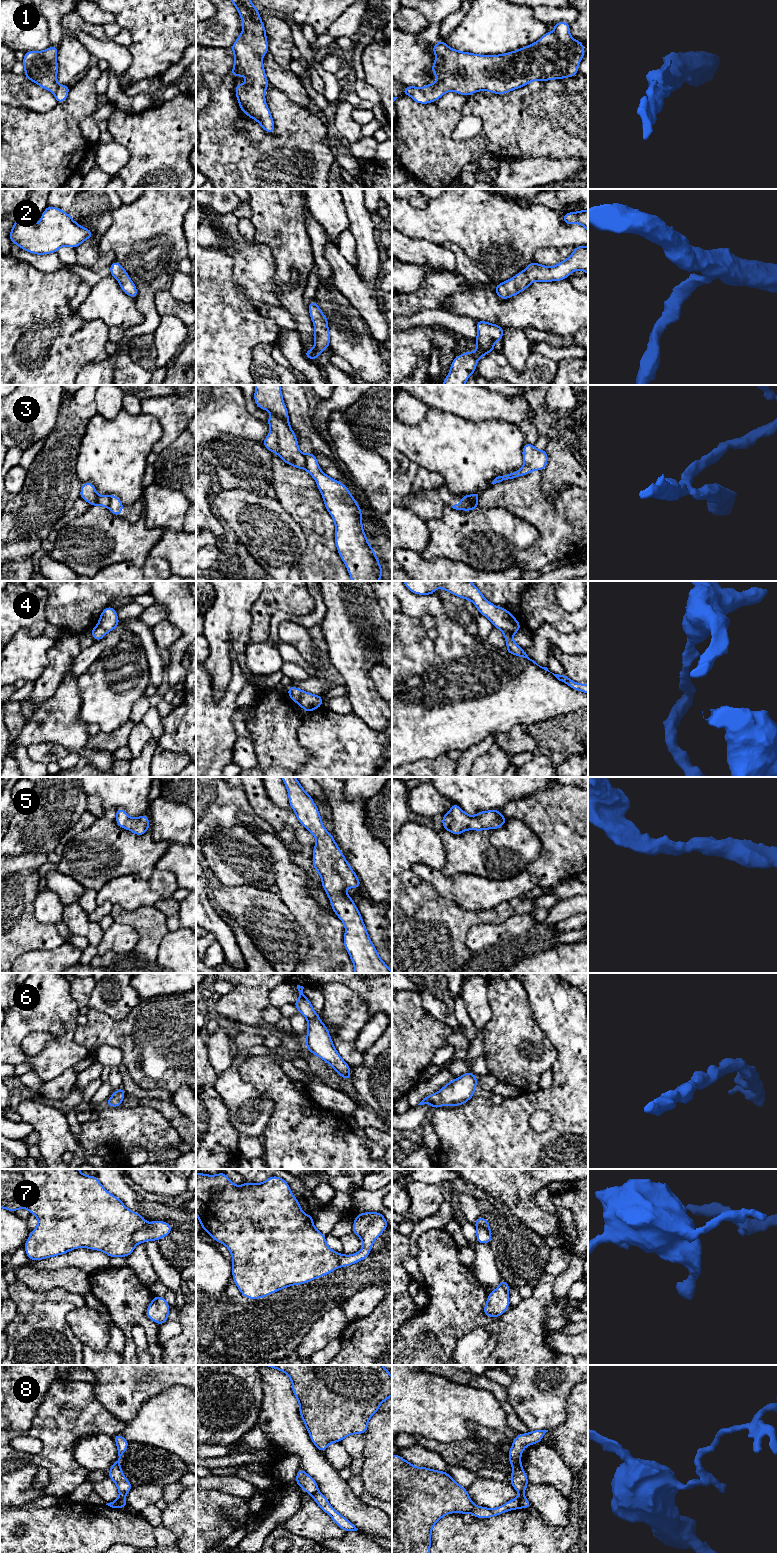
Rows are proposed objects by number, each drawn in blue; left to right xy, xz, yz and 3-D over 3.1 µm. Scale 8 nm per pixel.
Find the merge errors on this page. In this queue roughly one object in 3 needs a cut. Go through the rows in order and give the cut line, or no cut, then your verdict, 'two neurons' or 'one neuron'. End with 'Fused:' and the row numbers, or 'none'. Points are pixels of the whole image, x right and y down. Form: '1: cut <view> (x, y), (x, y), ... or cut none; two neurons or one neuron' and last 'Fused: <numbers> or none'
1: cut none; one neuron
2: cut none; one neuron
3: cut xz (302, 454), (305, 460), (305, 468); two neurons
4: cut xz (302, 690), (297, 702); two neurons
5: cut none; one neuron
6: cut none; one neuron
7: cut xy (146, 1223), (133, 1234), (133, 1241), (136, 1244); two neurons
8: cut yz (518, 1497), (521, 1507); two neurons
Fused: 3, 4, 7, 8

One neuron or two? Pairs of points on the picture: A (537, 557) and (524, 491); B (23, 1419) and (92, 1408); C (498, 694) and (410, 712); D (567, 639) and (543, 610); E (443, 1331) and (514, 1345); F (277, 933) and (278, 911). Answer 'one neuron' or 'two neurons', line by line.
A: one neuron
B: two neurons
C: one neuron
D: two neurons
E: one neuron
F: one neuron

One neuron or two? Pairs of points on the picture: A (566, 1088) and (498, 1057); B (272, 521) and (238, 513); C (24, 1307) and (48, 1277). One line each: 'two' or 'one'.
A: two
B: one
C: two

